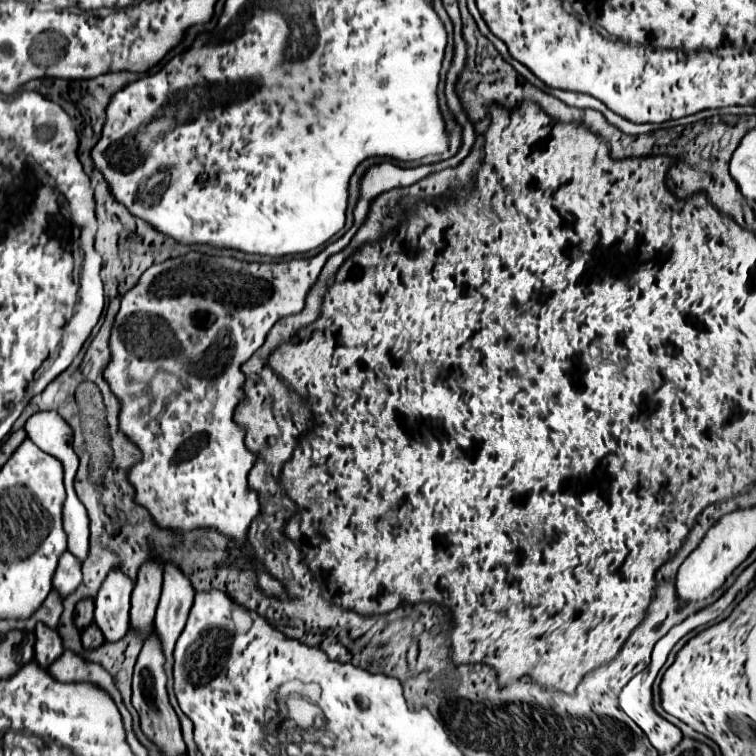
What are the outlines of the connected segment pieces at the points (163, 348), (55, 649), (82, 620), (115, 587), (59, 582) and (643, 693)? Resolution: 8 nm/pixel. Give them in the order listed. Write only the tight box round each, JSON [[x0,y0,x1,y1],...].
[[103,244,337,602],[35,624,63,668],[75,600,93,632],[95,570,133,642],[53,552,81,598],[619,568,749,754]]

